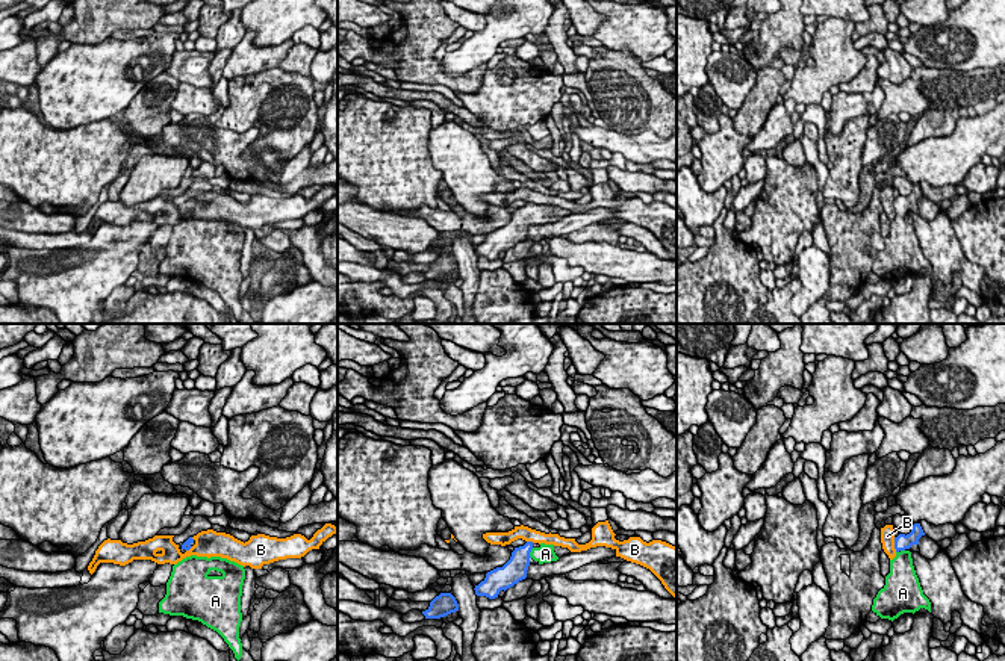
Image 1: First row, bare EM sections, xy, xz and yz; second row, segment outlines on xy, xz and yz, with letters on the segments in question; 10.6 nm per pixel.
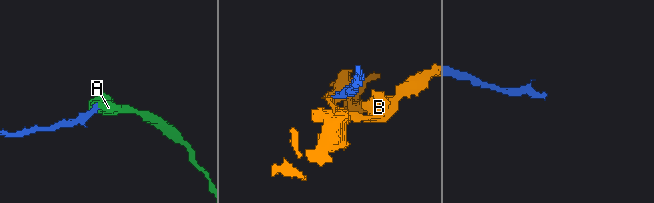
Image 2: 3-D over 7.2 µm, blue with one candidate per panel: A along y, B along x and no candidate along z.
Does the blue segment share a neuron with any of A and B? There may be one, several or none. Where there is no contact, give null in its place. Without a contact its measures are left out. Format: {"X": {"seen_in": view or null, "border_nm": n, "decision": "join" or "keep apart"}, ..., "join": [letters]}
{"A": {"seen_in": "xz", "border_nm": 120, "decision": "join"}, "B": {"seen_in": "yz", "border_nm": 160, "decision": "keep apart"}, "join": ["A"]}

